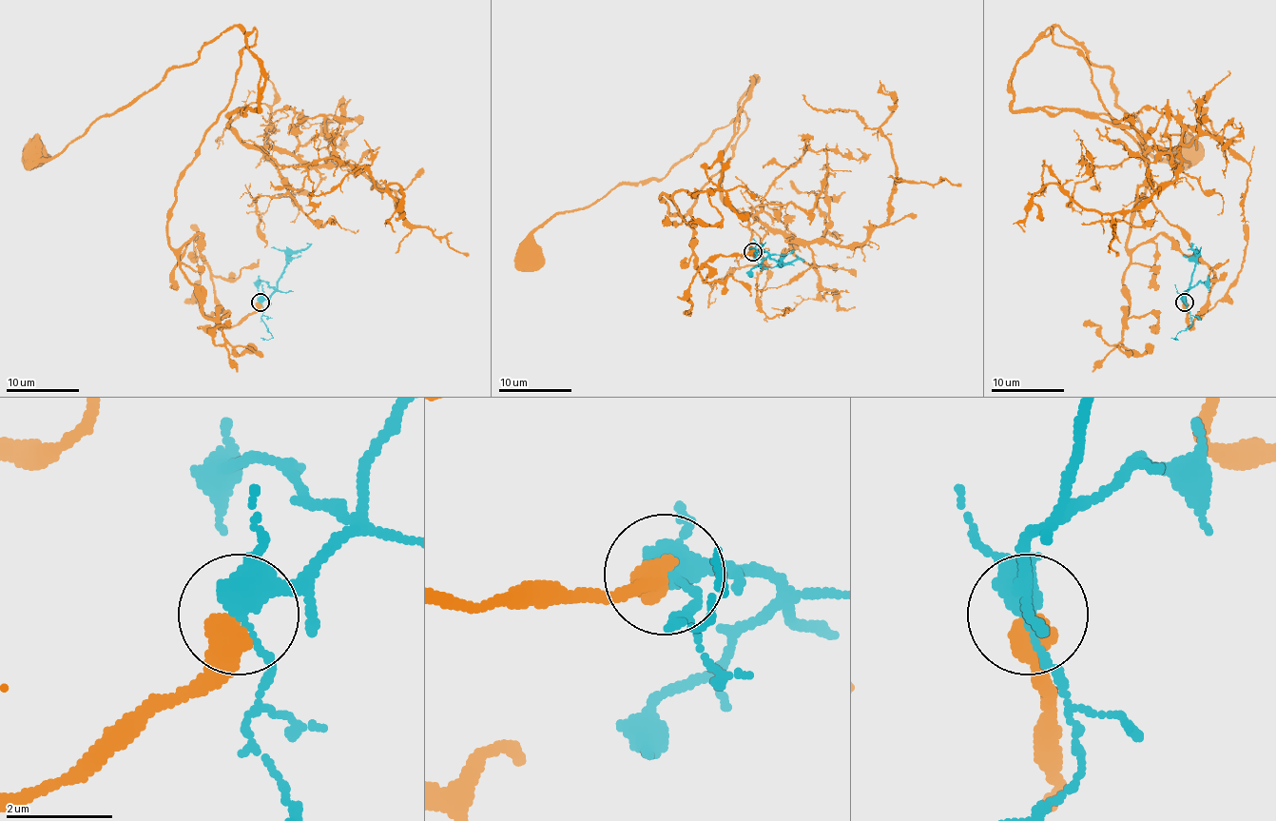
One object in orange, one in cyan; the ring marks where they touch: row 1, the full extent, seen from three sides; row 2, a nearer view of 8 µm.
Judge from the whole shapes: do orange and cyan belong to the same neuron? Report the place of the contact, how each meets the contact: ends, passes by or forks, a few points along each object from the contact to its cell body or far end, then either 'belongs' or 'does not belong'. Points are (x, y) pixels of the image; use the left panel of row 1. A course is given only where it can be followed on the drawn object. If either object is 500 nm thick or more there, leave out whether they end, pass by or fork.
at (260, 302); orange runs (259, 302), (221, 326), (199, 233), (176, 249), (167, 235), (253, 29), (34, 156); cyan runs (260, 302), (275, 290), (286, 259), (312, 244); does not belong

